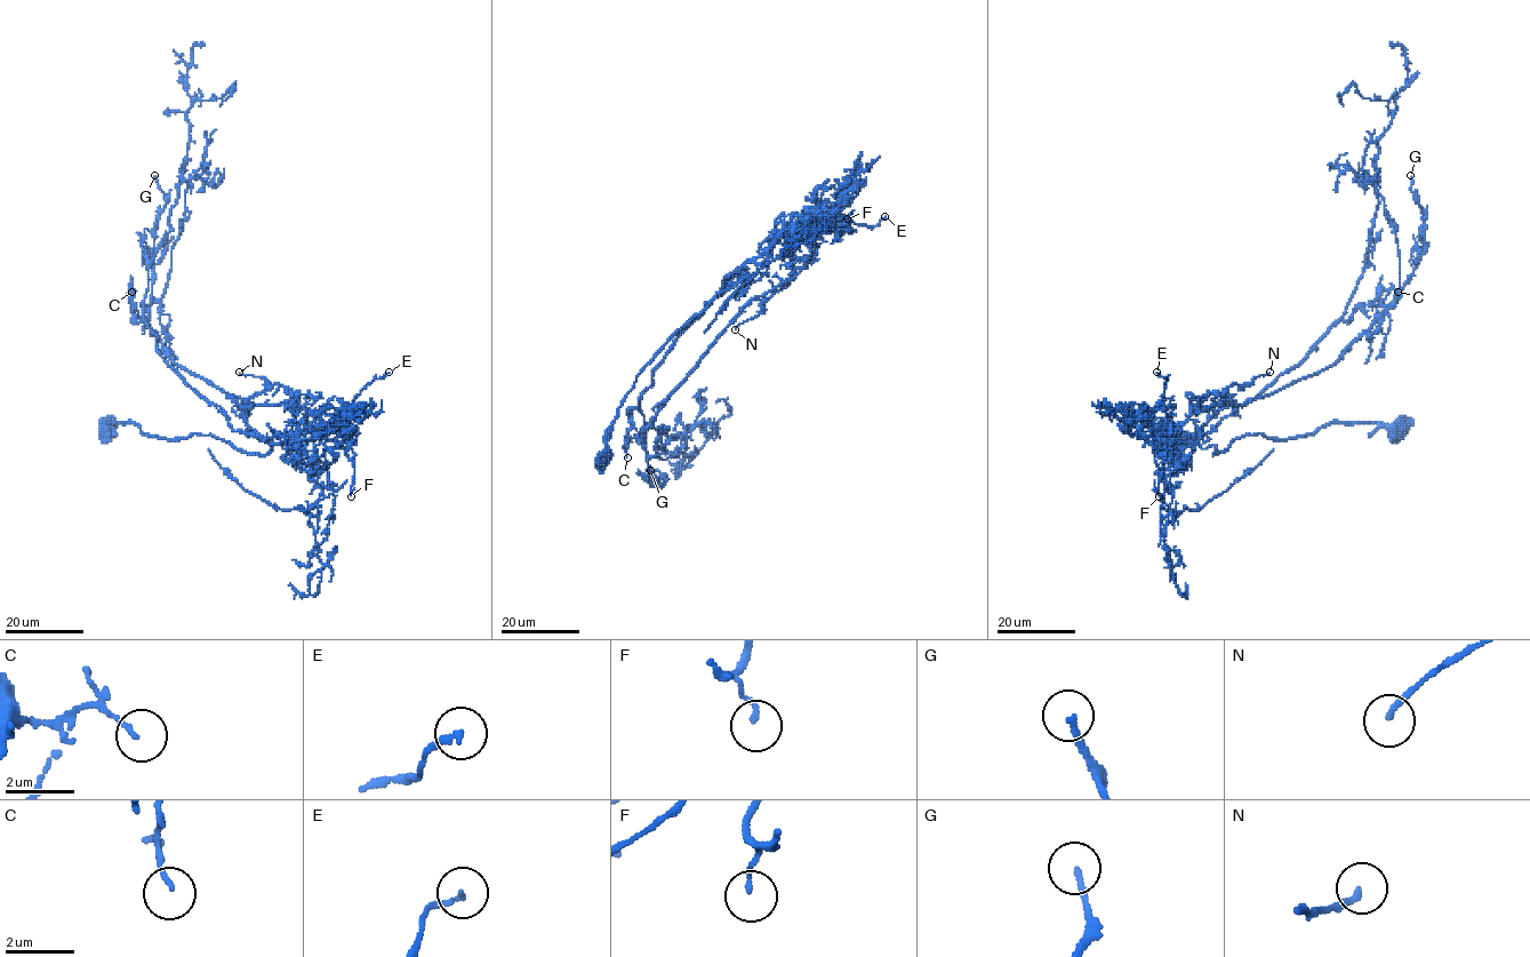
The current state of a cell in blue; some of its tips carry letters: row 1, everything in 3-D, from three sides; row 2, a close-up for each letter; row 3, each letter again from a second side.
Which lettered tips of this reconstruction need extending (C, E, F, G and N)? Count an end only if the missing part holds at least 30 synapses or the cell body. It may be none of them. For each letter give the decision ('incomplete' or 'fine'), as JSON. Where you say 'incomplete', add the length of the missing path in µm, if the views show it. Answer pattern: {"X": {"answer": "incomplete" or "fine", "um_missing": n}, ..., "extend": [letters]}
{"C": {"answer": "fine"}, "E": {"answer": "fine"}, "F": {"answer": "fine"}, "G": {"answer": "incomplete", "um_missing": 35}, "N": {"answer": "fine"}, "extend": ["G"]}

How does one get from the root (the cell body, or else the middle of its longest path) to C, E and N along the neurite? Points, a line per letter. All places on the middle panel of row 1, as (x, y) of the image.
C: (602, 460), (640, 372), (719, 294), (767, 274), (764, 253), (725, 279), (656, 366), (627, 413), (627, 457)
E: (602, 460), (605, 433), (640, 372), (719, 294), (767, 274), (778, 239), (826, 209), (868, 226), (884, 216)
N: (602, 460), (605, 433), (640, 372), (719, 294), (767, 274), (767, 250), (791, 233), (791, 280), (735, 329)

